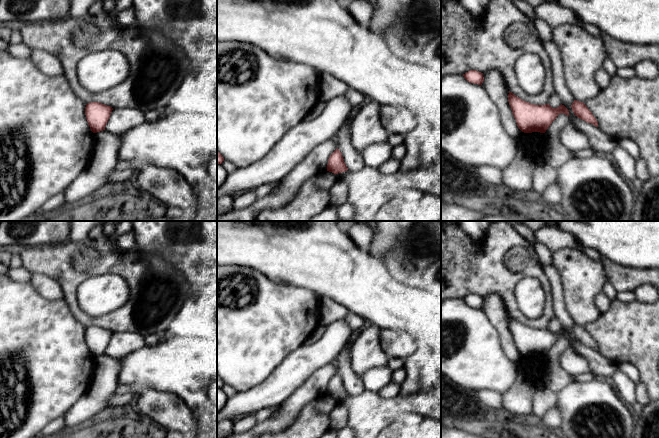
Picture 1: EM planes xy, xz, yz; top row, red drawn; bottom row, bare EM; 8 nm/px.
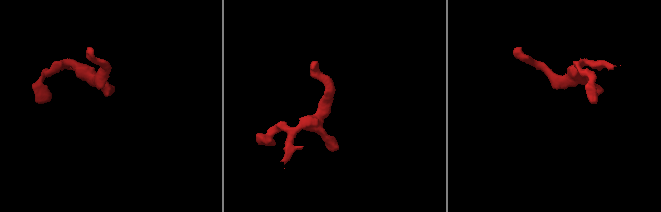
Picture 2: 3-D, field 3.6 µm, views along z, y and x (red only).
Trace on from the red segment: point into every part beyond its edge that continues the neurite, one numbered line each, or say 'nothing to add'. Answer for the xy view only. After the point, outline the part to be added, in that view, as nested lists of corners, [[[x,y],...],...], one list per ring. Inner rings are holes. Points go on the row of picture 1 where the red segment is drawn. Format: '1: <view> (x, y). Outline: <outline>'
nothing to add

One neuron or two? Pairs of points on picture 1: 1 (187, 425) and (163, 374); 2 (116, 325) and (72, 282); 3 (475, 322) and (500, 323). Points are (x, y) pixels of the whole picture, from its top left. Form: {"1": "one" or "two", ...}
{"1": "two", "2": "one", "3": "two"}

